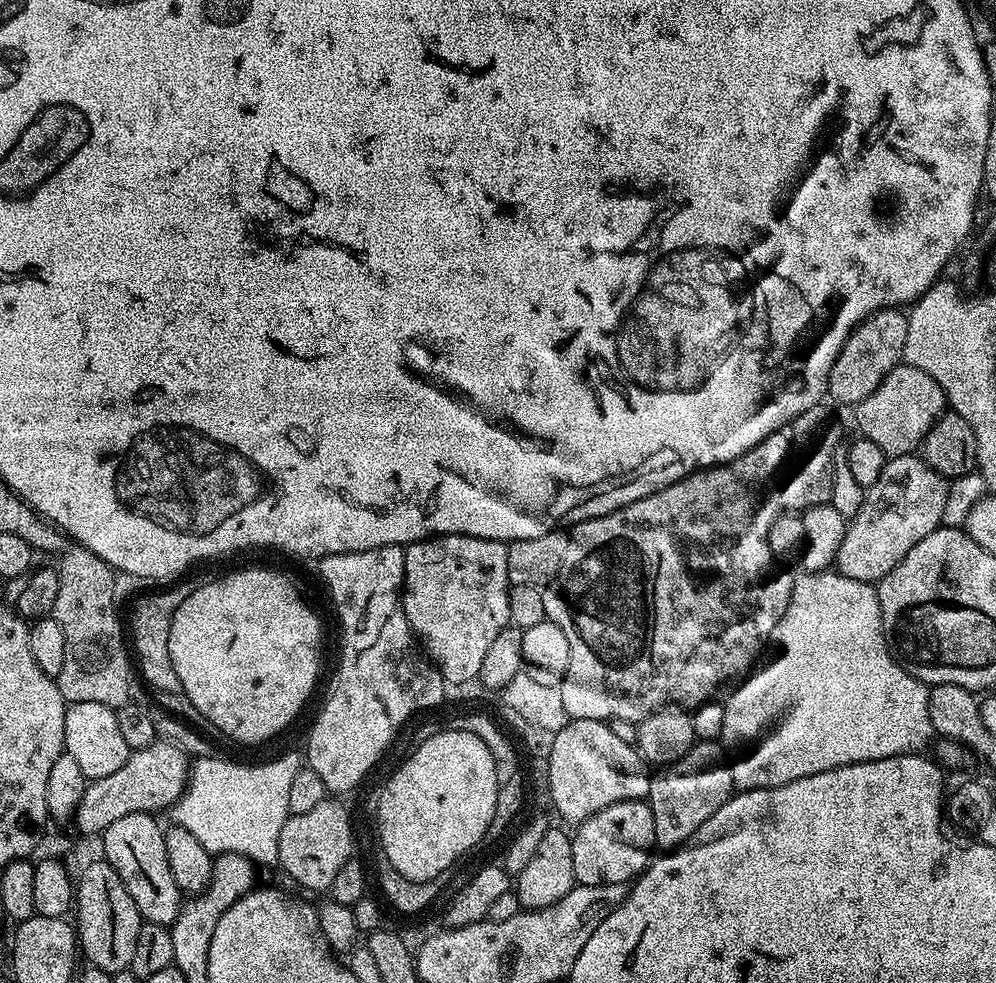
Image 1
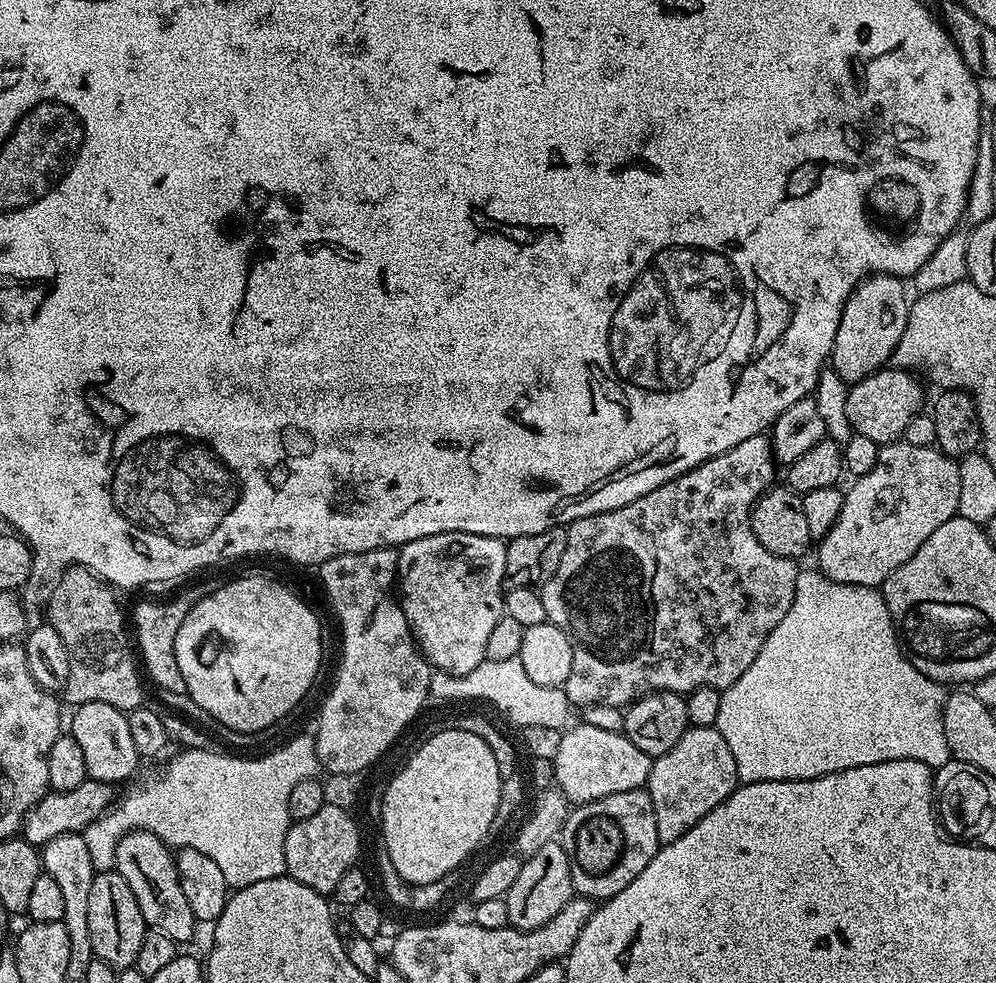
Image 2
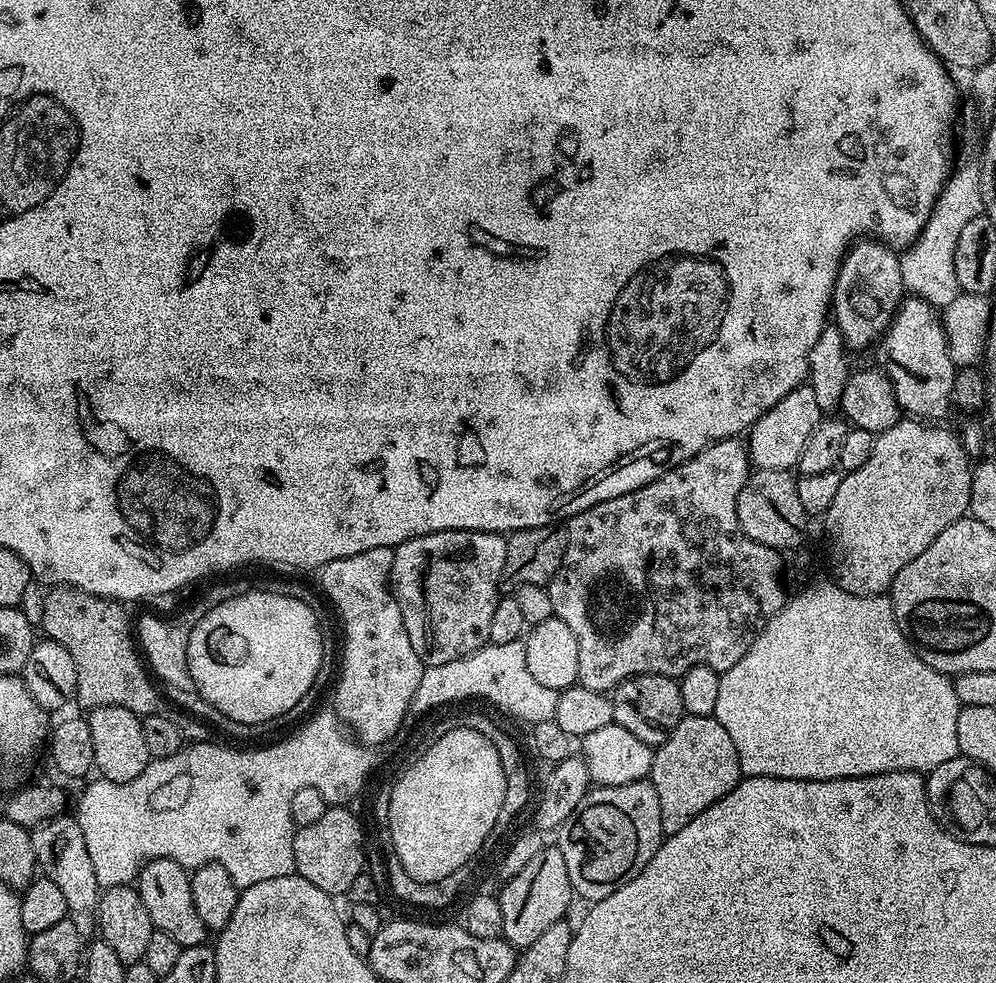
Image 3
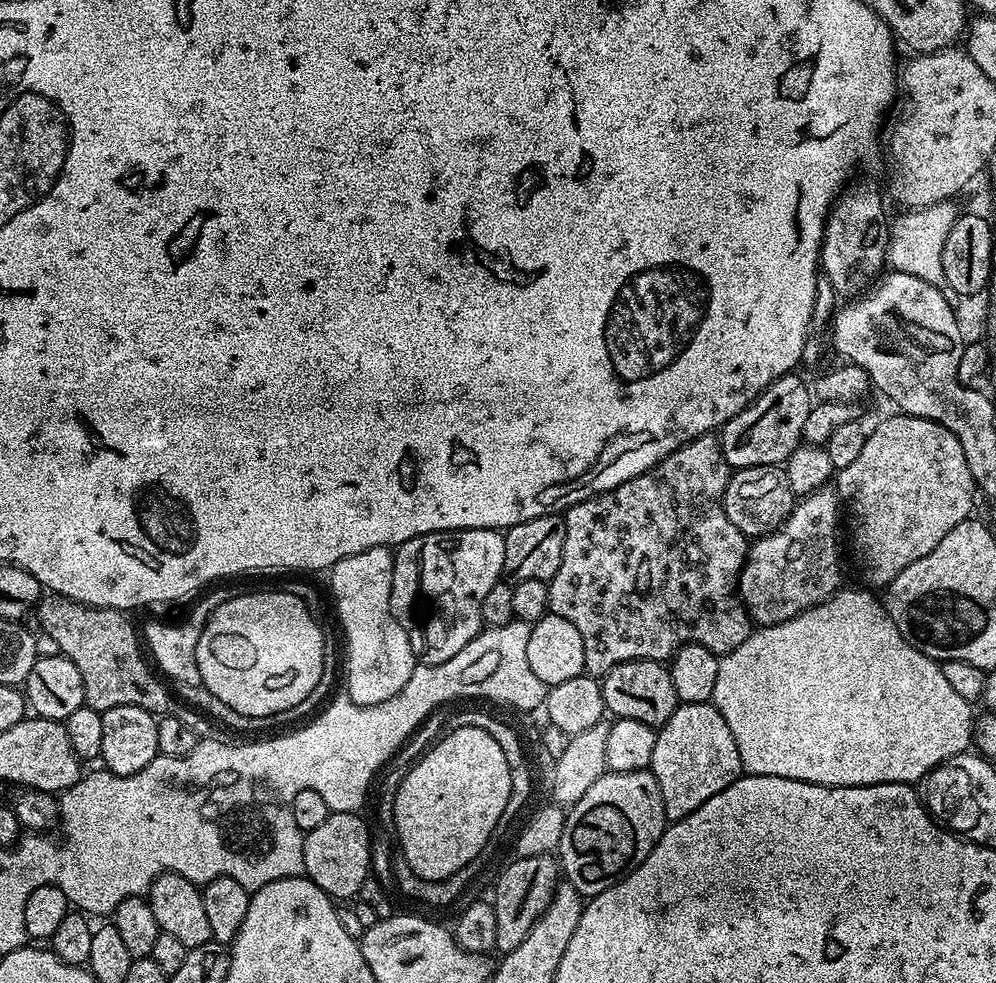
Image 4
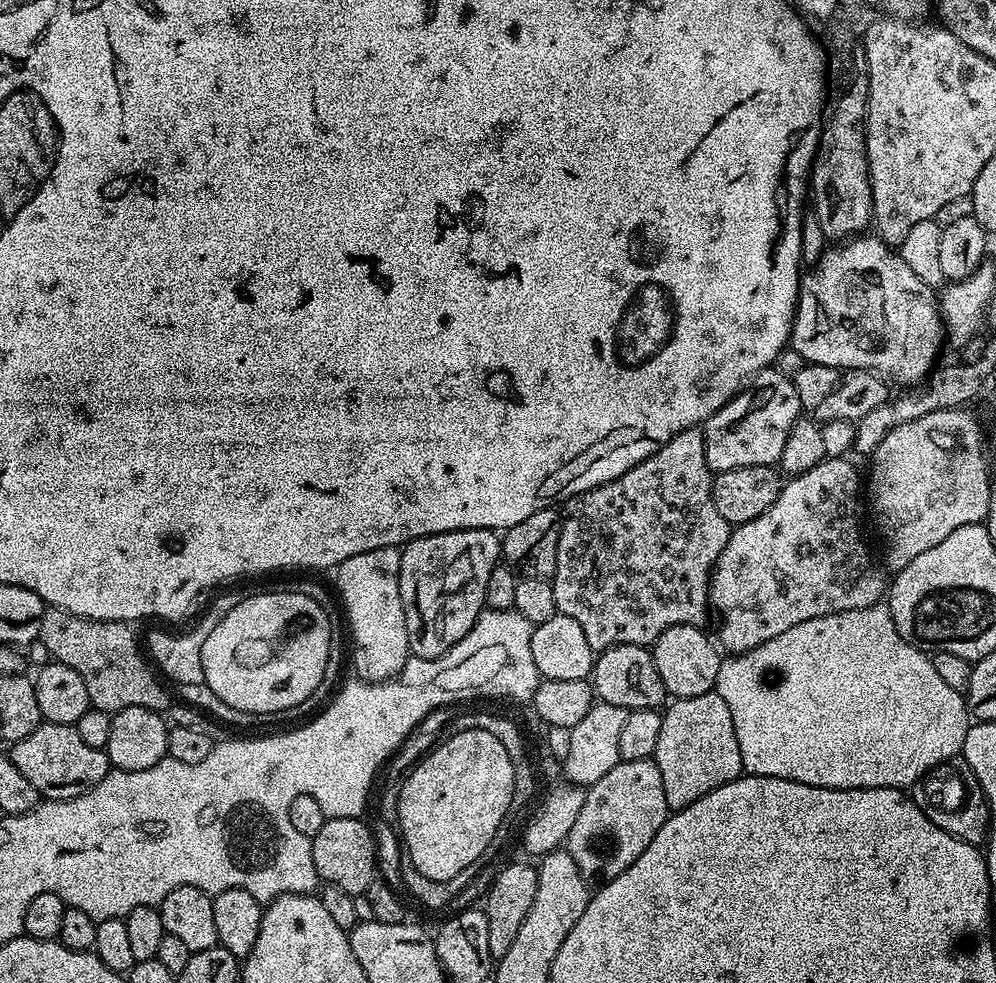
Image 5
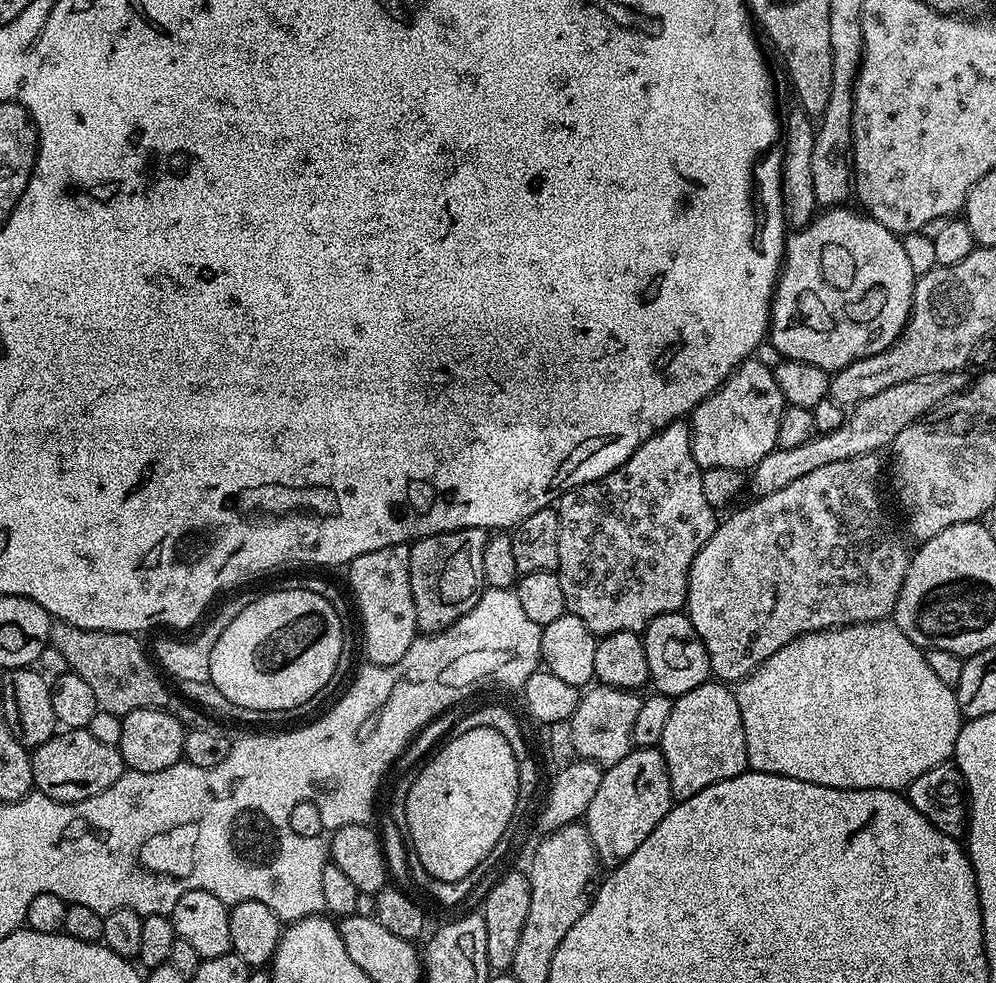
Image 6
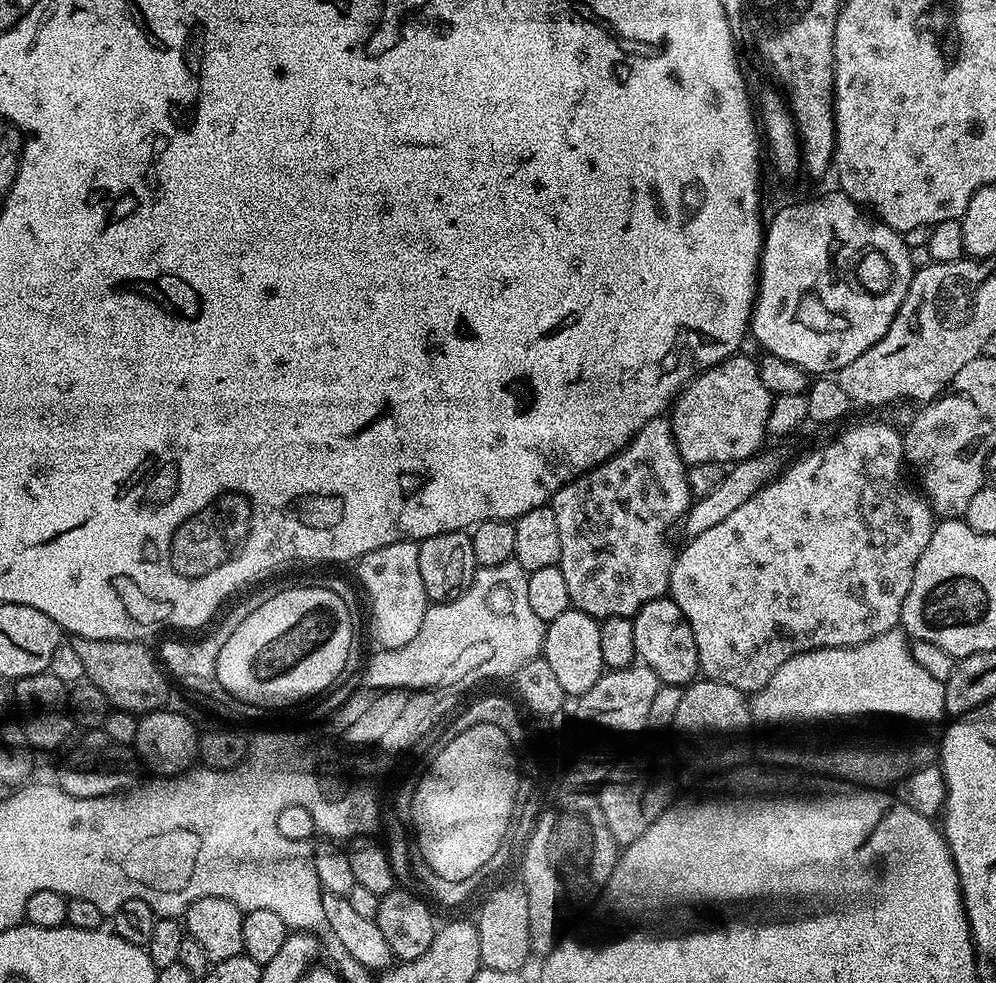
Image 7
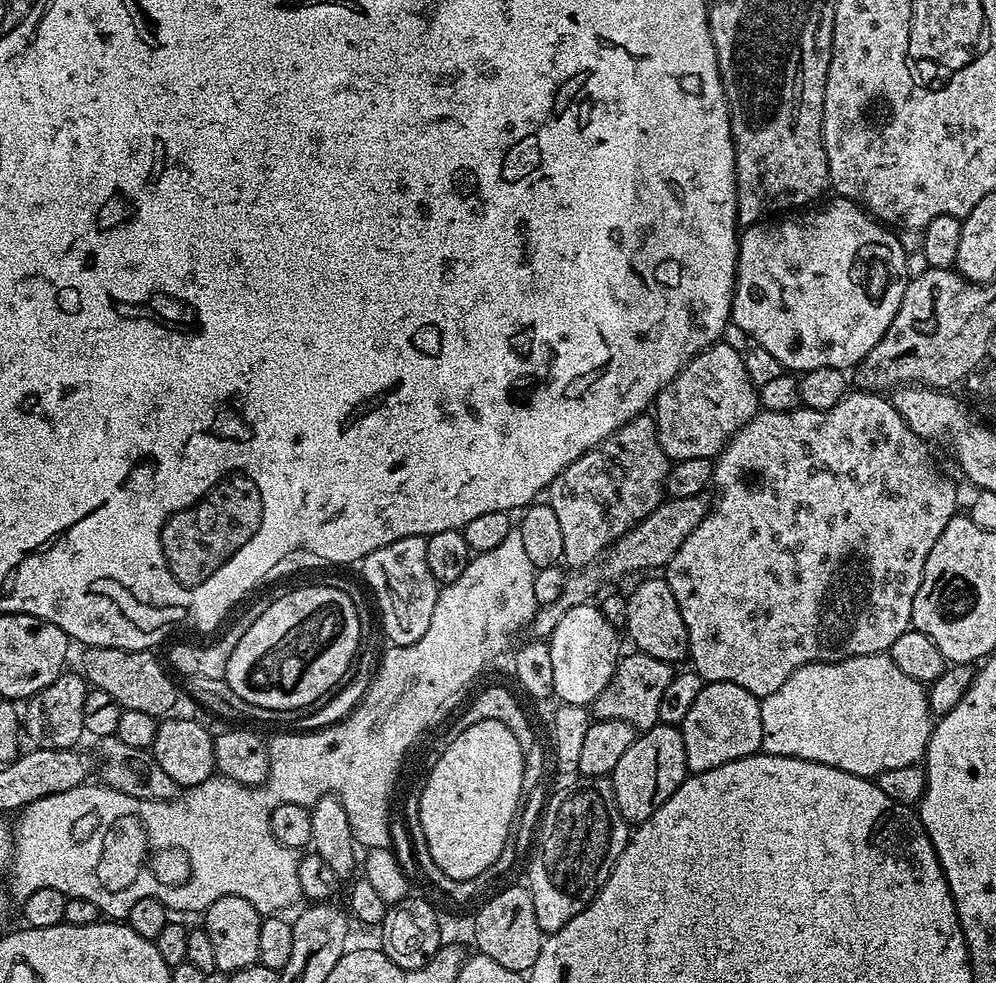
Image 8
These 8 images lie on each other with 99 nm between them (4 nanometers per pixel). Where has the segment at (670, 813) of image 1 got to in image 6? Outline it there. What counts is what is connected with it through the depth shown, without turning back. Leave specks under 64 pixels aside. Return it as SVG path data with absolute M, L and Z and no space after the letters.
M709 682L675 697L658 747L666 758L672 799L676 802L694 798L706 786L749 771L742 710L738 710L735 691L727 683Z

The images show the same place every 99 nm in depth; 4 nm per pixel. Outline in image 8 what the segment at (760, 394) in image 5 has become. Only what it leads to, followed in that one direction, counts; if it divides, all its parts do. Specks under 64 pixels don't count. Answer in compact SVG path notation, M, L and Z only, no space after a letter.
M722 342L699 352L654 401L656 437L669 461L715 458L728 441L756 419L760 397L750 382L741 352Z

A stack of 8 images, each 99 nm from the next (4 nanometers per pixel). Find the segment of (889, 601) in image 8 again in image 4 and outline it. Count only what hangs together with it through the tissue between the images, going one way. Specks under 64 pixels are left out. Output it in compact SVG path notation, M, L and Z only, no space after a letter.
M825 486L817 492L812 492L809 496L802 496L797 499L796 505L793 506L792 512L786 518L786 522L782 522L780 528L776 528L772 532L767 532L765 536L759 537L749 547L748 558L744 562L744 569L740 572L740 582L738 585L738 595L745 608L748 609L748 615L756 626L767 626L770 624L781 624L790 618L794 618L798 614L802 614L806 610L810 610L814 606L818 606L823 600L829 600L836 595L840 584L840 524L842 528L842 505L839 496L831 487Z

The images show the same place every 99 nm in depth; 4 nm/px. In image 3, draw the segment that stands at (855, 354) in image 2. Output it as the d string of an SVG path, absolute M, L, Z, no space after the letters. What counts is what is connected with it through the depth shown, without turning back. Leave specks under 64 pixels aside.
M871 238L857 239L844 253L844 263L832 288L830 312L849 349L871 349L891 324L898 305L906 296L899 266L899 255L889 245Z

